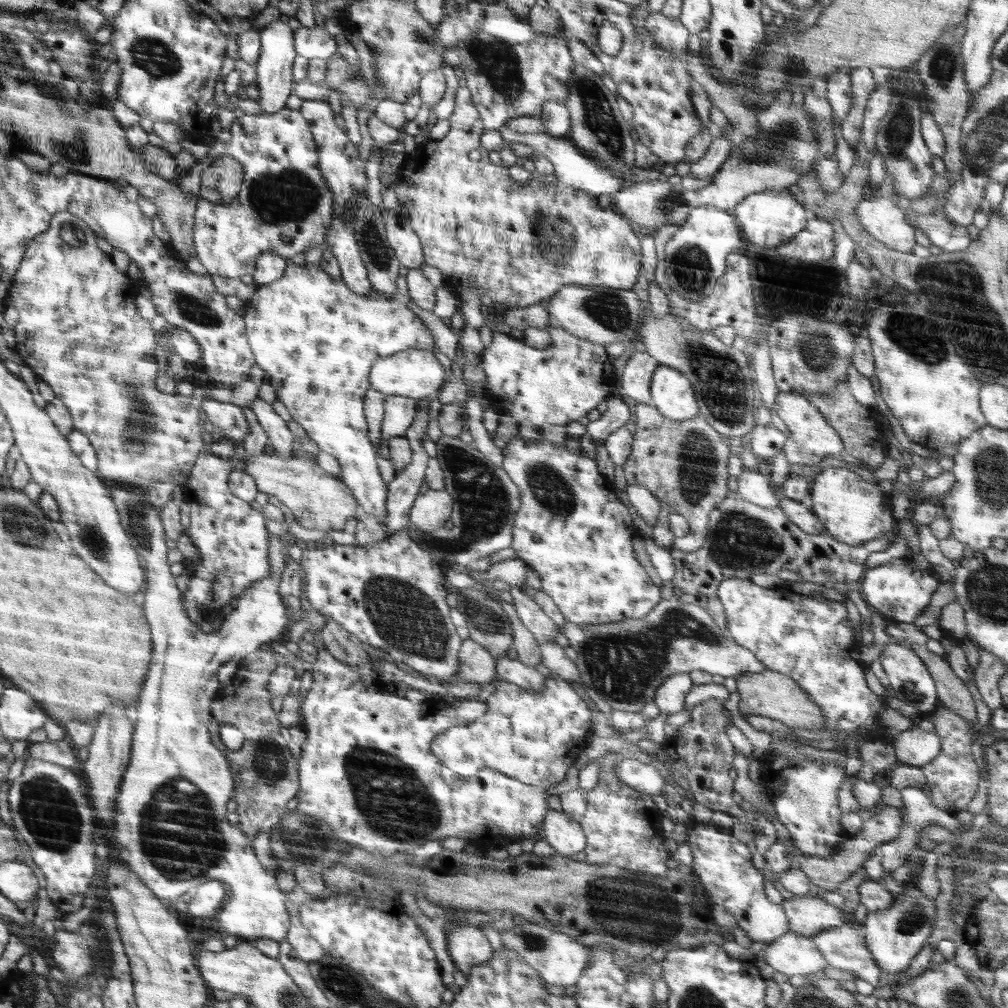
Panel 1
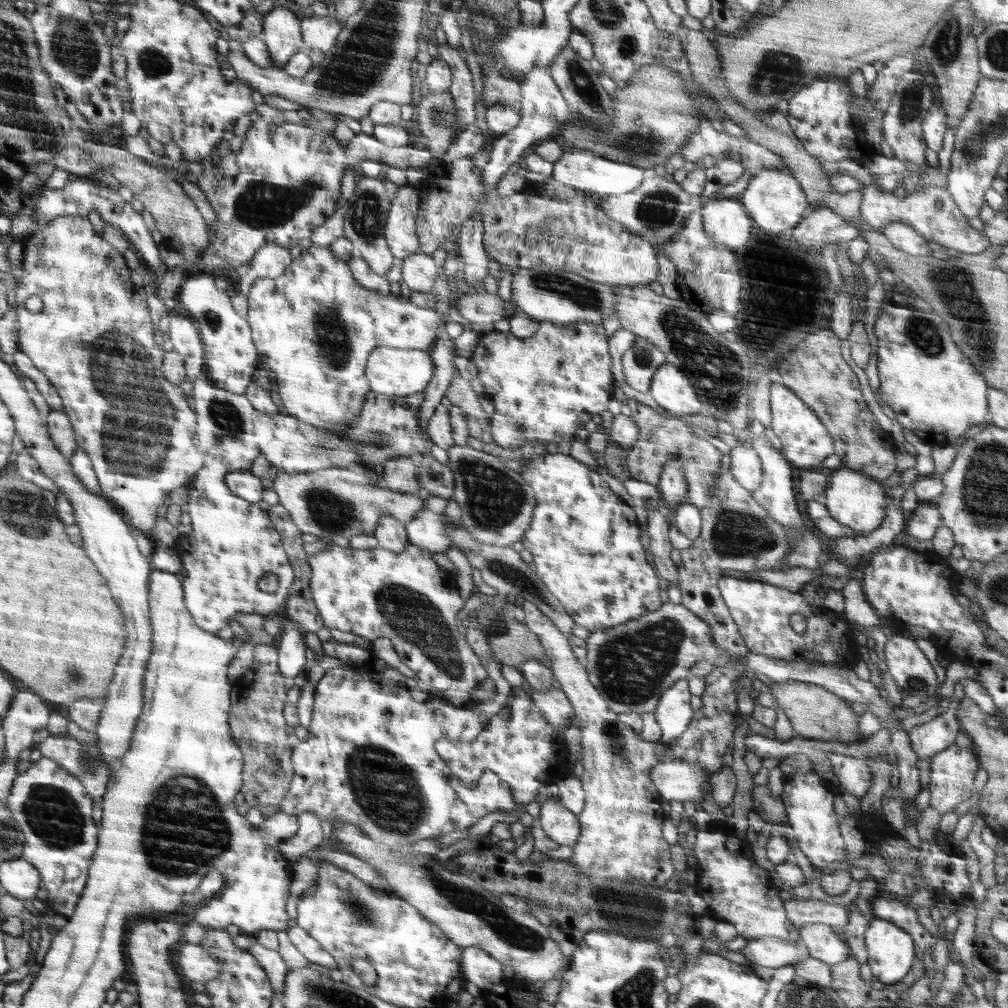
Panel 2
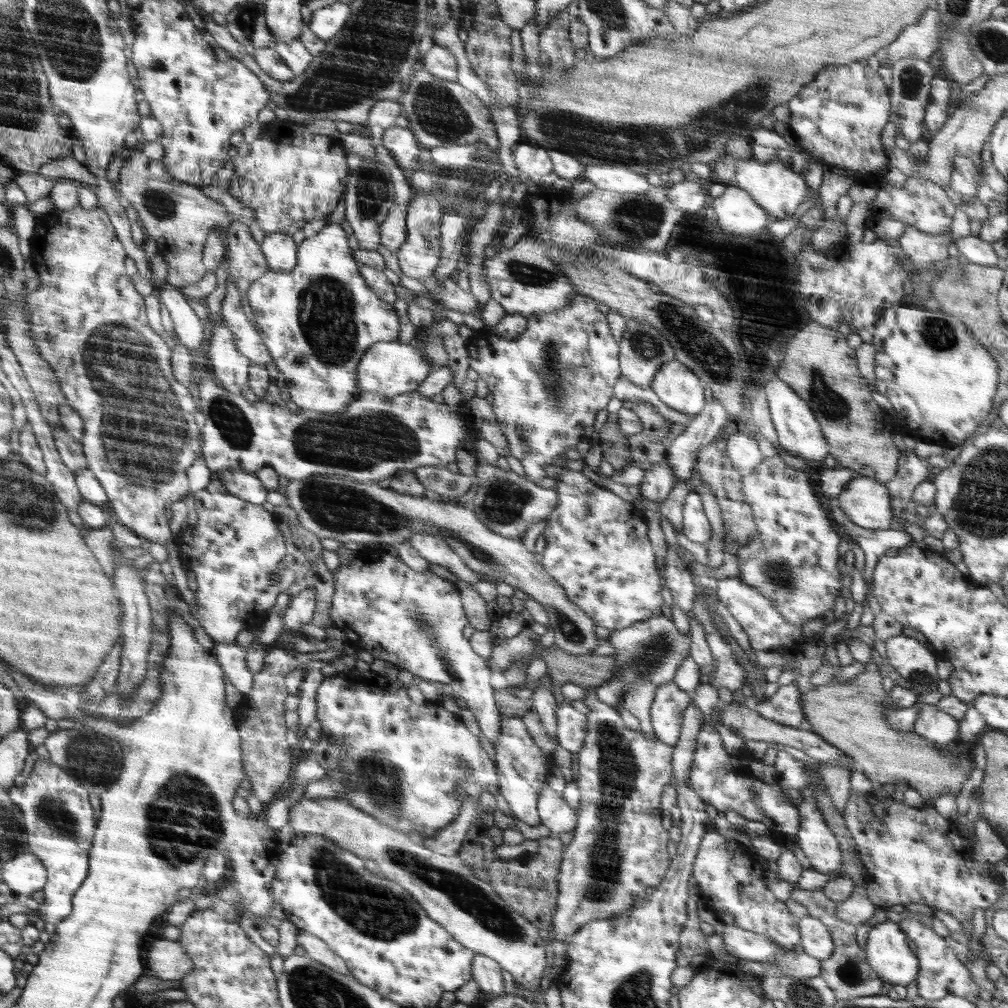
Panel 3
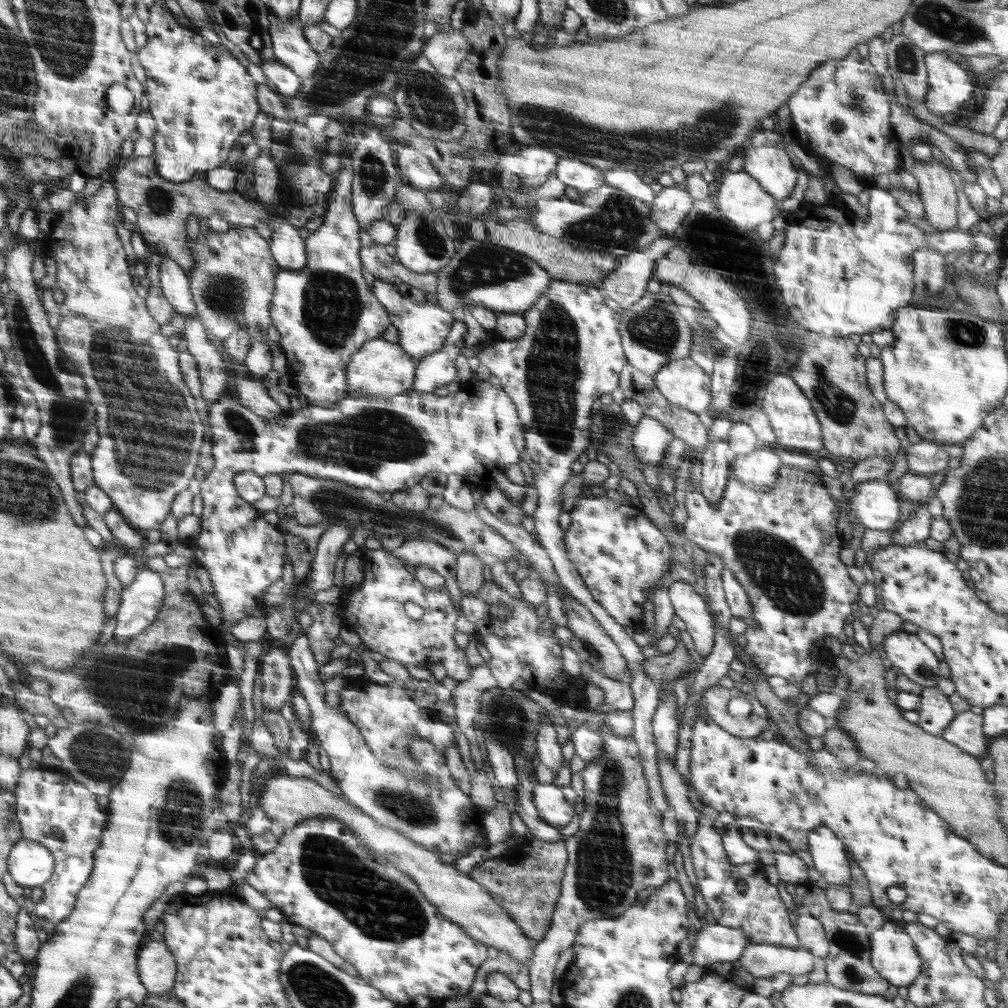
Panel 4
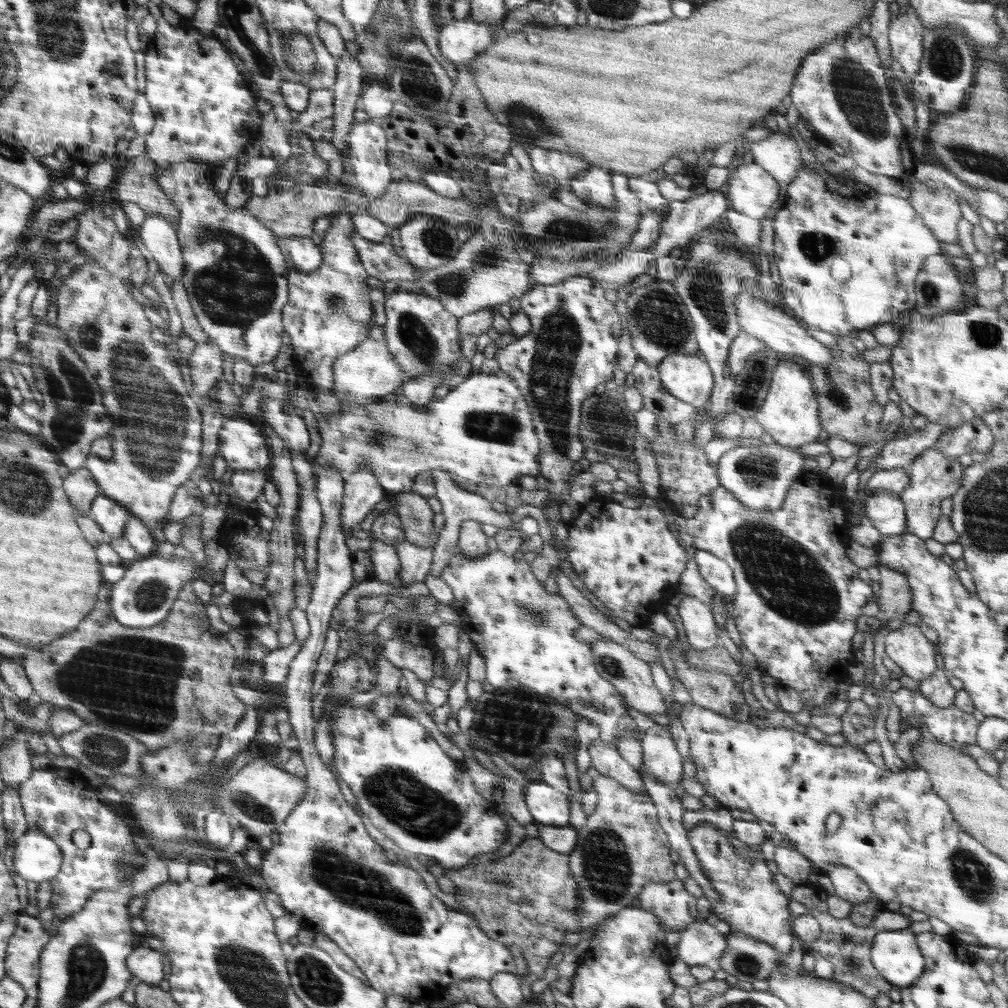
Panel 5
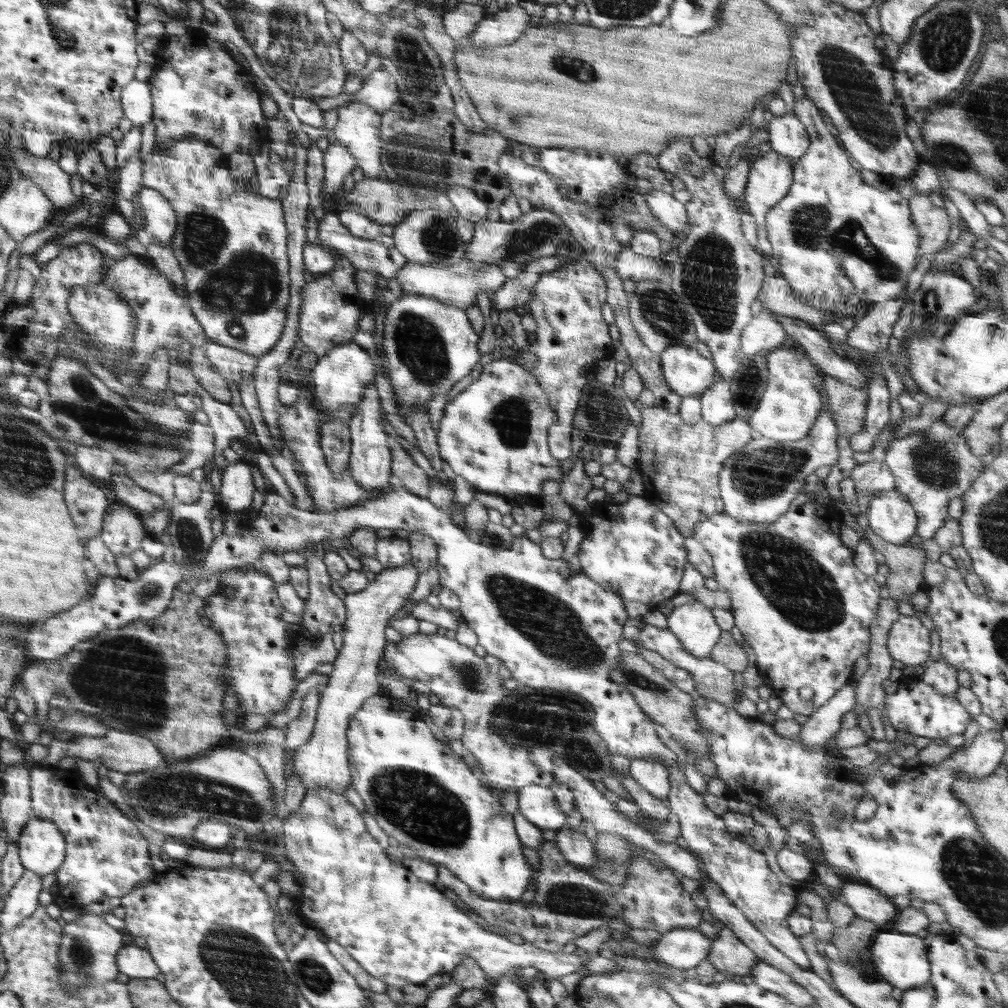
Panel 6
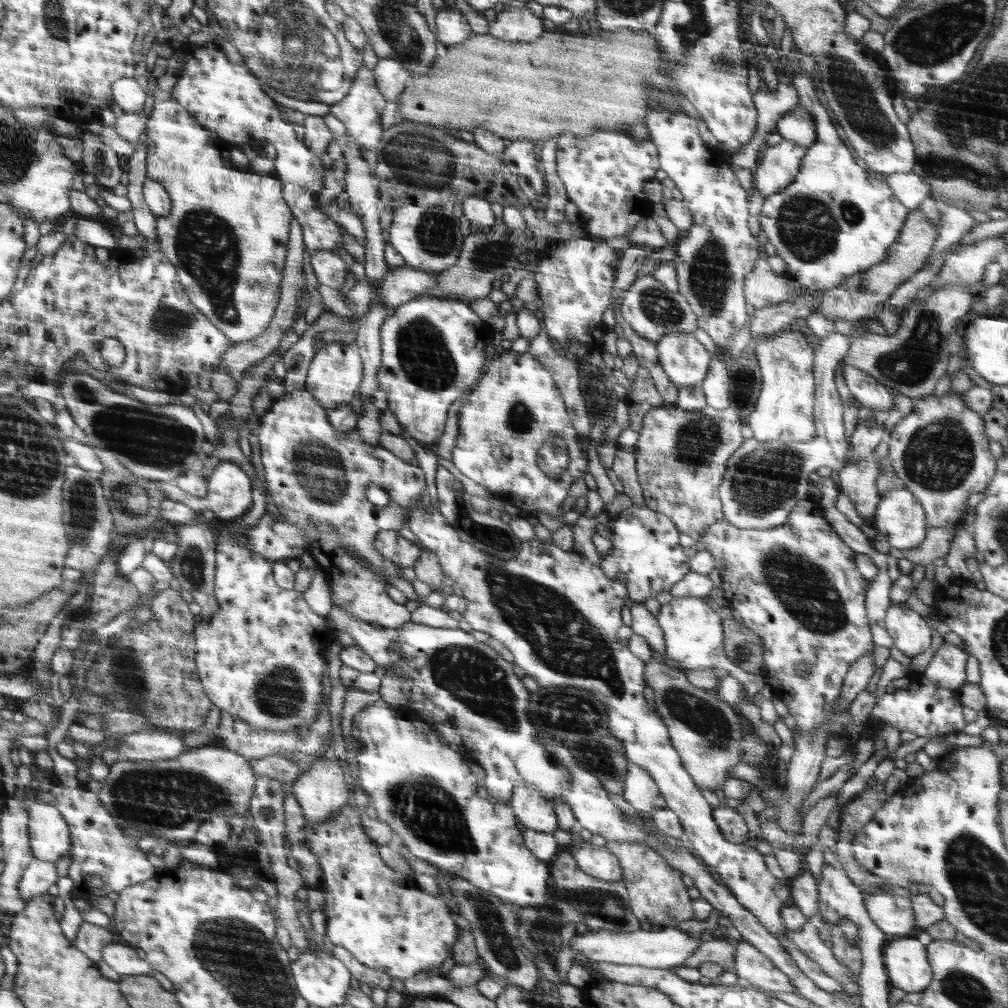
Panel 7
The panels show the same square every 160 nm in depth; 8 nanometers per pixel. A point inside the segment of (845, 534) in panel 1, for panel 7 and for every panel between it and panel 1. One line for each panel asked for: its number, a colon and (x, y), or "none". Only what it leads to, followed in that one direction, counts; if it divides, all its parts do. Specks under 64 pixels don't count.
2: (853, 498)
3: (866, 502)
4: (874, 503)
5: (886, 511)
6: (890, 515)
7: (899, 516)

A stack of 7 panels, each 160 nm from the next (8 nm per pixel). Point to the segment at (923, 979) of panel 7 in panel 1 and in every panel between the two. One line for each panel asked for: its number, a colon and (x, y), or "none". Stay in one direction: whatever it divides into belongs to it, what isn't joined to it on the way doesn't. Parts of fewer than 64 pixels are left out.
1: (895, 935)
2: (891, 951)
3: (890, 953)
4: (893, 954)
5: (895, 954)
6: (900, 959)

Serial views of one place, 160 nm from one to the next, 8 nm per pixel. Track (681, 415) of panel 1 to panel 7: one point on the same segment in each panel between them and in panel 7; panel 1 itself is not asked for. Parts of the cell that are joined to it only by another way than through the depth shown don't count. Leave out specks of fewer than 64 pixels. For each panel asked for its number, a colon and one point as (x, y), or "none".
2: (673, 390)
3: (678, 387)
4: (683, 383)
5: (687, 377)
6: (687, 373)
7: (684, 359)

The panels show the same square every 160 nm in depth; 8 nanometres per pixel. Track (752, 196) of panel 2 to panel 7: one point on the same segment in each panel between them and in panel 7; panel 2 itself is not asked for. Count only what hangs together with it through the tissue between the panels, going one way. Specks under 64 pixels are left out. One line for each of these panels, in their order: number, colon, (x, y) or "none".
3: (779, 191)
4: (771, 166)
5: (781, 157)
6: (788, 137)
7: (797, 125)

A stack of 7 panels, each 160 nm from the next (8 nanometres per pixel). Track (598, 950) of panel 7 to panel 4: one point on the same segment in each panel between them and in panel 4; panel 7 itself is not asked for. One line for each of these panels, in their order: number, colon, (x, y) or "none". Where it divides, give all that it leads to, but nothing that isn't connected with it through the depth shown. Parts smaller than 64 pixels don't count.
4: (715, 944)
5: (700, 943)
6: (682, 948)

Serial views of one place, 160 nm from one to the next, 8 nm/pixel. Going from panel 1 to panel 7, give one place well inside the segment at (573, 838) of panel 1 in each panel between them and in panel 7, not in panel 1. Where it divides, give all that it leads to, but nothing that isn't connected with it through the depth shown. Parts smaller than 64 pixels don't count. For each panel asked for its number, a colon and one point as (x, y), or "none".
2: (560, 825)
3: (554, 812)
4: (549, 800)
5: (548, 806)
6: (537, 803)
7: (533, 809)

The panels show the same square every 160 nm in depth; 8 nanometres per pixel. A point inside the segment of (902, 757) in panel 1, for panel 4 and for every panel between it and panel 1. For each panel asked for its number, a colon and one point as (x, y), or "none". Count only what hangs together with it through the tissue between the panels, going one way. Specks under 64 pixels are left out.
2: (926, 740)
3: (938, 727)
4: (936, 713)

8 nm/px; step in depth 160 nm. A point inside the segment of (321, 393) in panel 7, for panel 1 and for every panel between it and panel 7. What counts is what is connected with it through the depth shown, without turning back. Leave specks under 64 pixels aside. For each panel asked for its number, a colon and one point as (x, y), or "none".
1: (415, 373)
2: (391, 372)
3: (390, 368)
4: (380, 368)
5: (369, 373)
6: (339, 378)

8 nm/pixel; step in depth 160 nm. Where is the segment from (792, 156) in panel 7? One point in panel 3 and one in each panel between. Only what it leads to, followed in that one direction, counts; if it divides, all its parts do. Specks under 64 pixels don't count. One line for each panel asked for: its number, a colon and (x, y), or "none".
3: (739, 214)
4: (741, 199)
5: (751, 191)
6: (770, 176)

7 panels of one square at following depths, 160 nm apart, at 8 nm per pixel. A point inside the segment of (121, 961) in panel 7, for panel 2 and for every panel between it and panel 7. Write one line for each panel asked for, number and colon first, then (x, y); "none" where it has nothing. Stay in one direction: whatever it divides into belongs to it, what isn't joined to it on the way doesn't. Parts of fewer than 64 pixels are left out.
2: (194, 962)
3: (168, 960)
4: (158, 968)
5: (146, 963)
6: (136, 962)

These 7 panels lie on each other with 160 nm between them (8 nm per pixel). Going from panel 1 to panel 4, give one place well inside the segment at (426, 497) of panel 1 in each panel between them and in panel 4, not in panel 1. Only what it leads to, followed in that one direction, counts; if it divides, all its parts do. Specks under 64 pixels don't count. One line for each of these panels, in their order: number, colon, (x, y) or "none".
2: (426, 530)
3: (435, 550)
4: (426, 551)

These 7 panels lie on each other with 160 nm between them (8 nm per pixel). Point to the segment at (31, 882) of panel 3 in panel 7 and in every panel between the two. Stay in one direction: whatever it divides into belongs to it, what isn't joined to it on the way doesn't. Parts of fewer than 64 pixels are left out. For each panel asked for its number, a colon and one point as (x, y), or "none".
4: (30, 863)
5: (37, 857)
6: (42, 848)
7: (50, 836)

